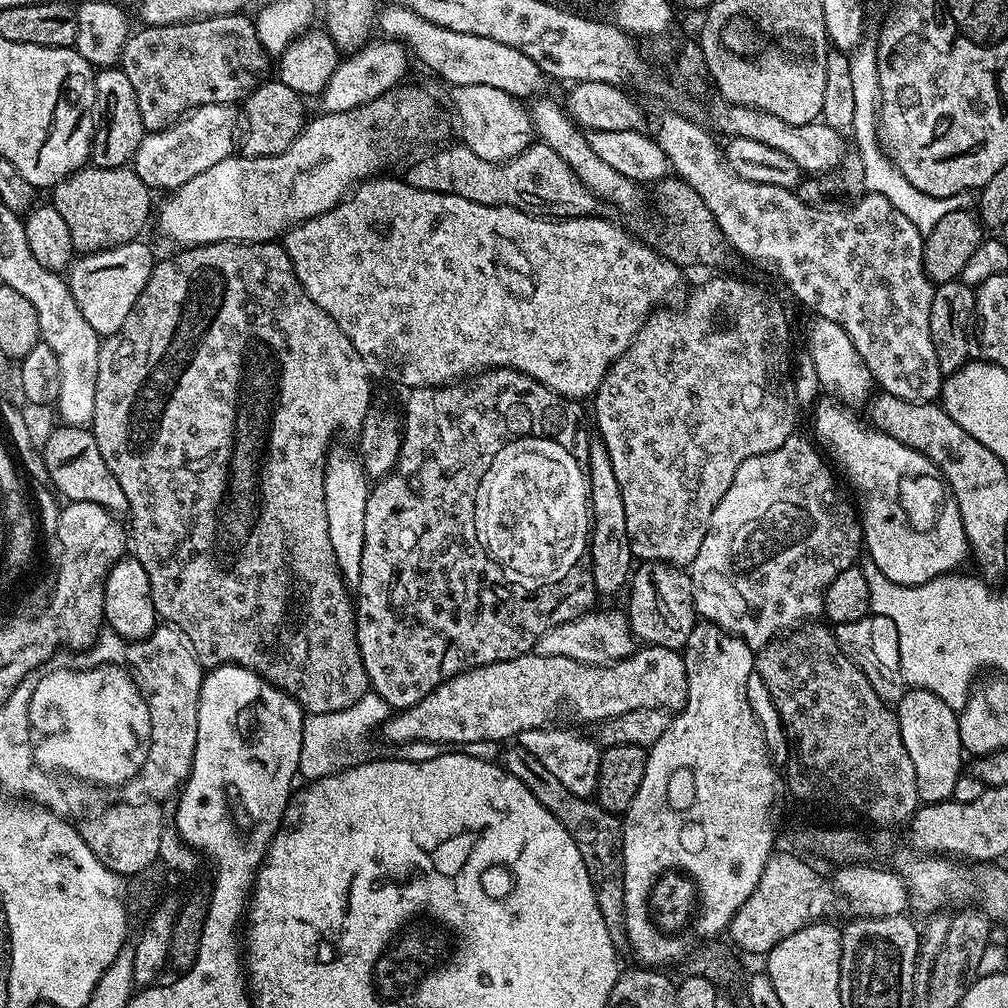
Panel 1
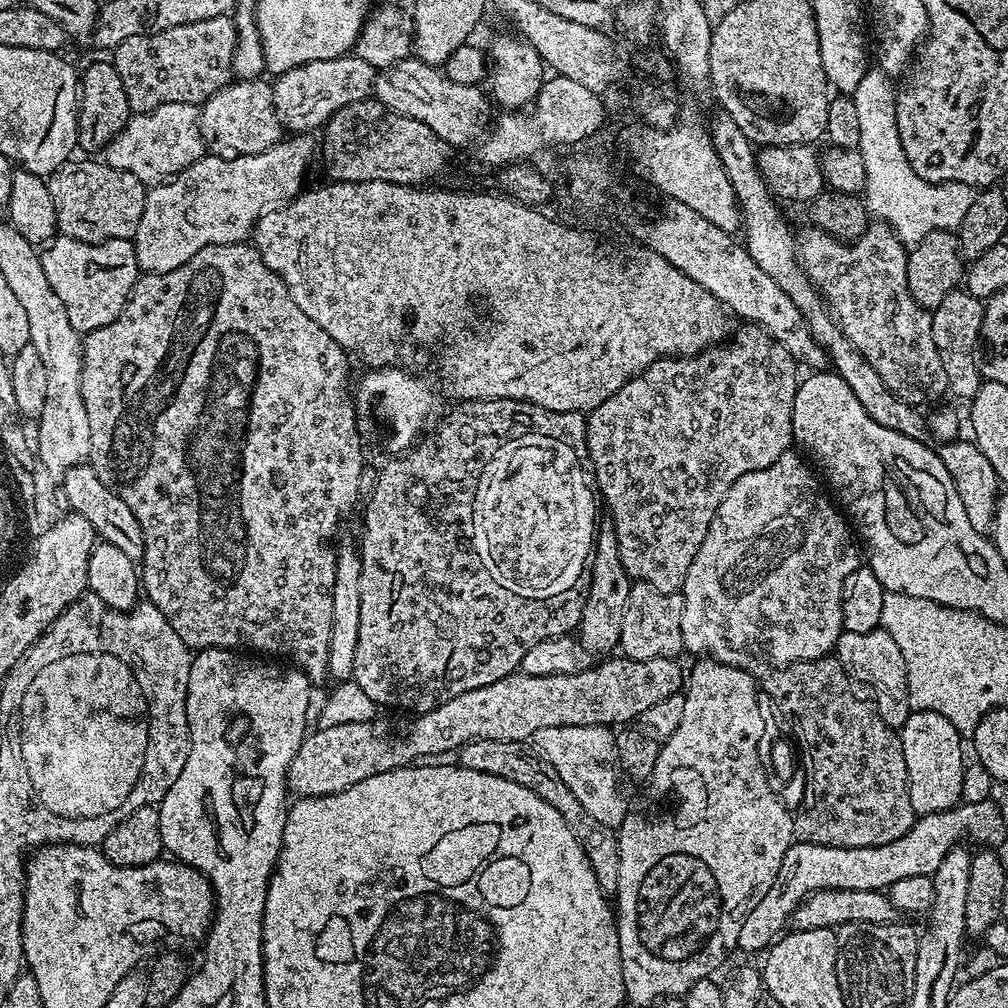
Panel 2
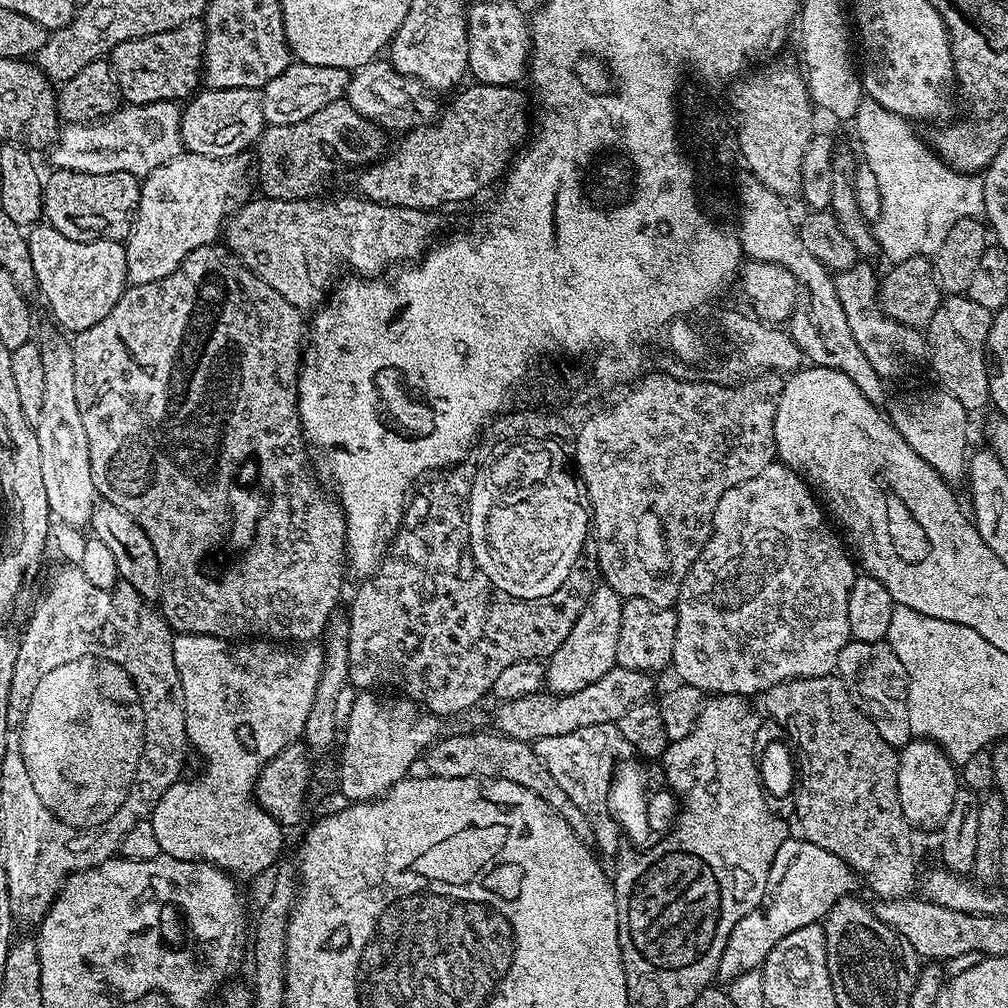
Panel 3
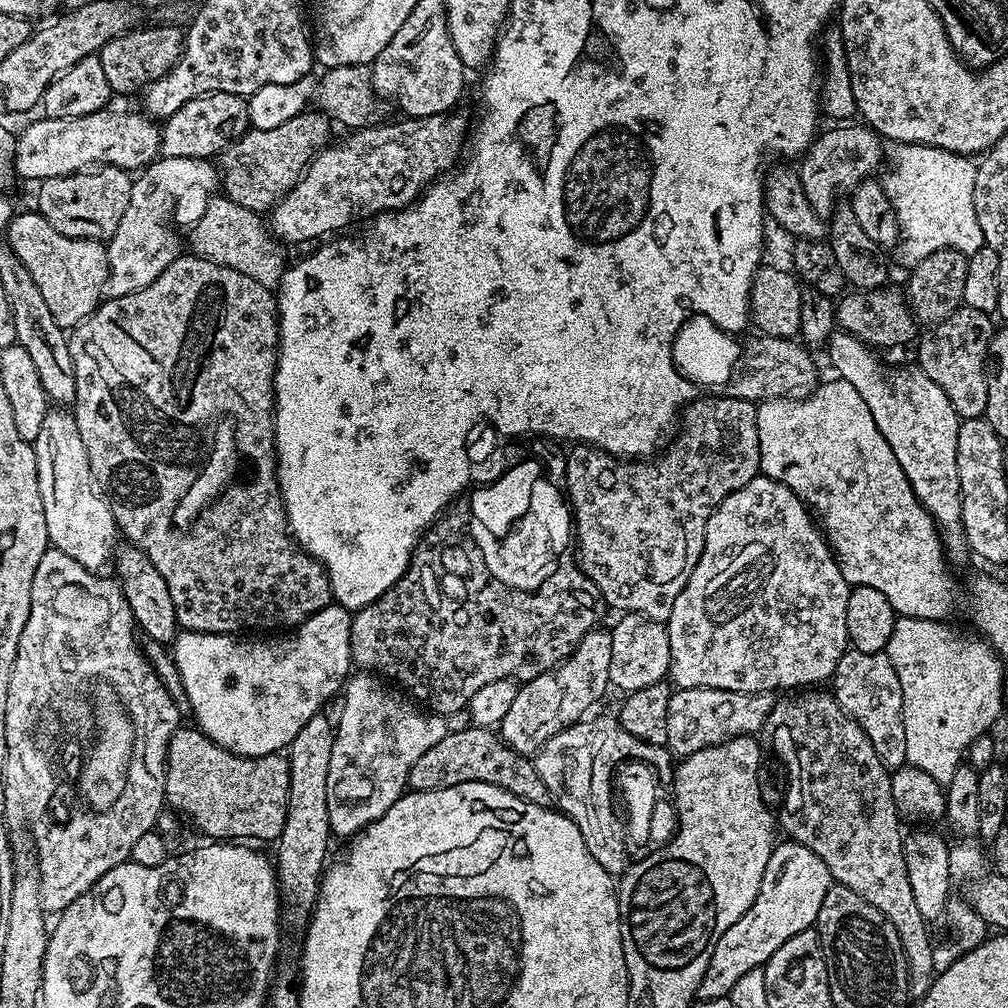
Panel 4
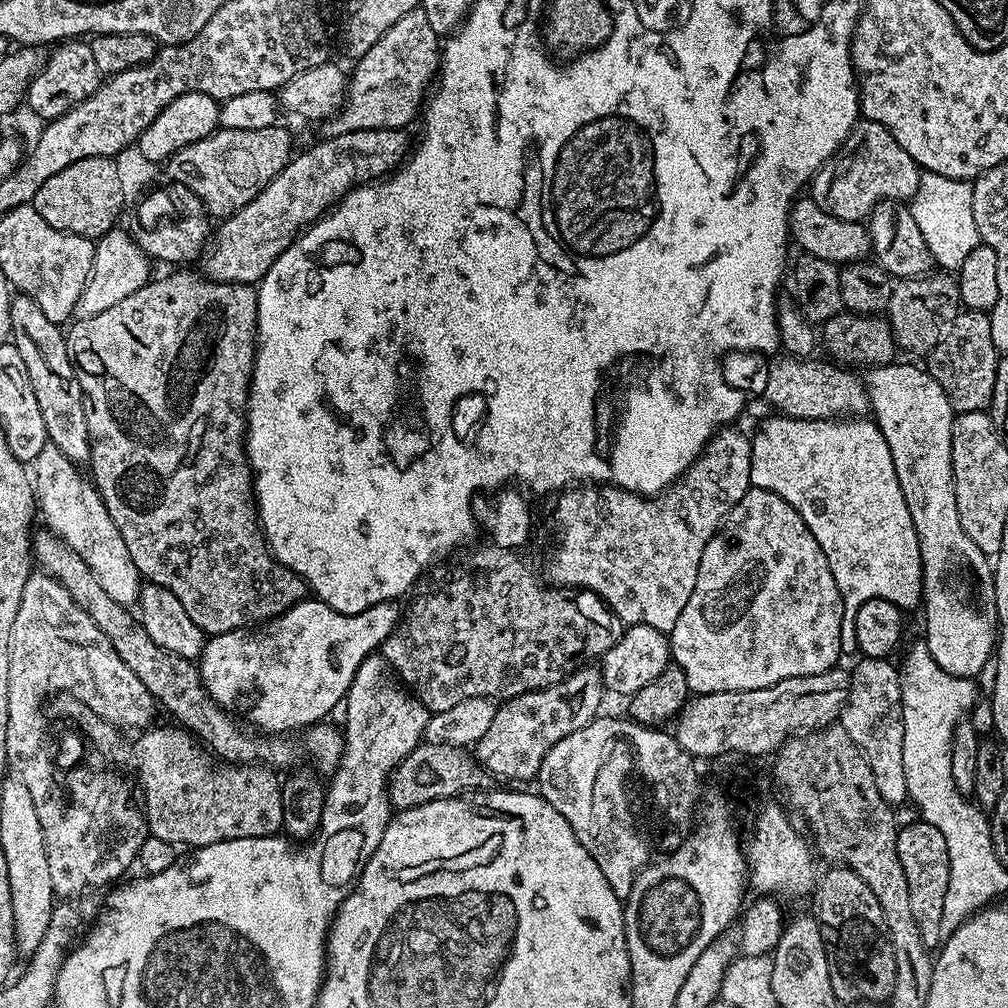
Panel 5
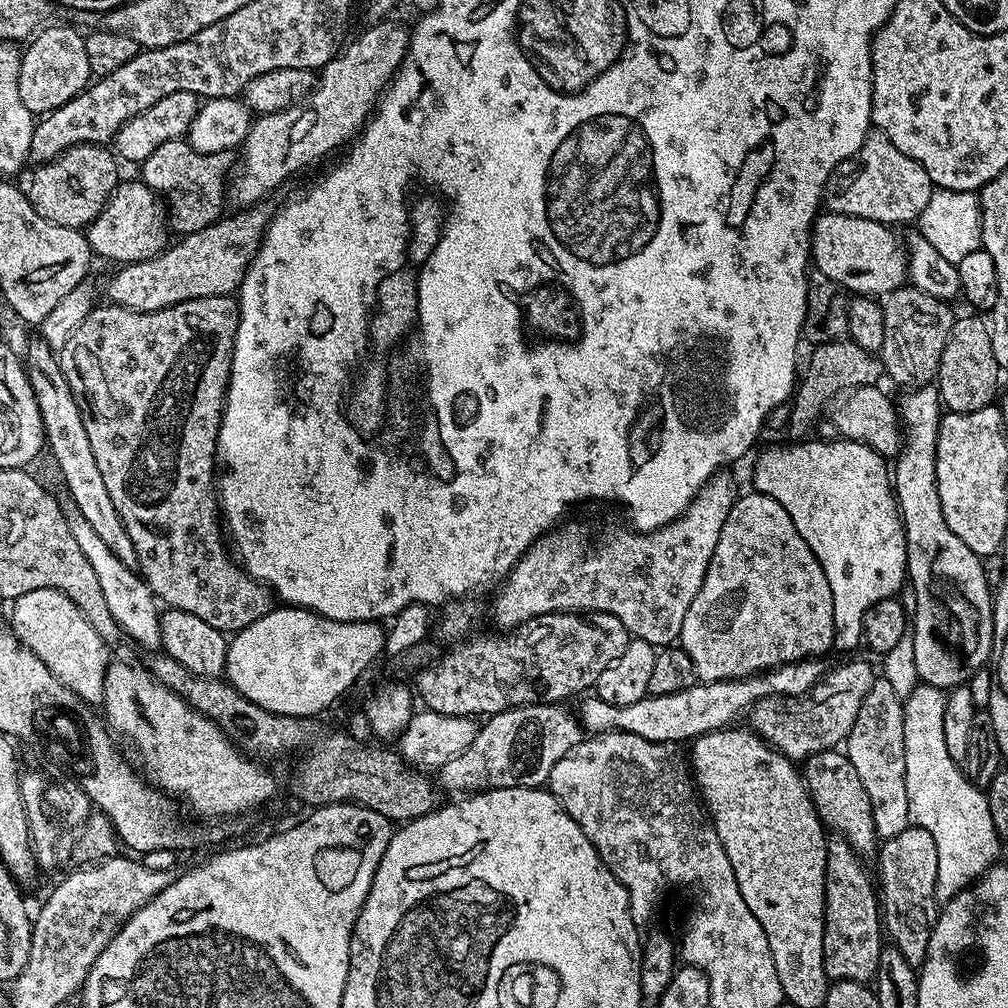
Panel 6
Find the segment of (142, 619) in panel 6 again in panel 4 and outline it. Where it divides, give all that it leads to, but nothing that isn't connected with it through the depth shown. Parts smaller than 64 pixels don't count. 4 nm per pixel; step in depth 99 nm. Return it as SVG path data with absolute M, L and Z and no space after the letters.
M60 406L49 410L46 418L42 418L42 430L38 430L34 447L49 545L62 550L62 554L70 554L74 562L82 562L91 572L99 573L113 559L118 547L118 529L111 503L92 477L90 458L82 434L78 434L75 415Z

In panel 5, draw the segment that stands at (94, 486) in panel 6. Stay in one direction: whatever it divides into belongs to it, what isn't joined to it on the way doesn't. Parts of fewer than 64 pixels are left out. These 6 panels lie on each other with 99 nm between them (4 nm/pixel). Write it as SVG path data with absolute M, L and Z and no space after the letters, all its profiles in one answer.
M16 294L10 302L10 326L10 342L18 350L18 354L22 354L22 362L26 362L26 374L30 374L34 398L38 398L38 407L42 409L49 443L60 449L77 466L87 465L91 456L89 428L84 414L84 391L76 377L76 368L72 365L68 341L61 325L50 322L50 318L42 314L42 306L38 306L34 298Z

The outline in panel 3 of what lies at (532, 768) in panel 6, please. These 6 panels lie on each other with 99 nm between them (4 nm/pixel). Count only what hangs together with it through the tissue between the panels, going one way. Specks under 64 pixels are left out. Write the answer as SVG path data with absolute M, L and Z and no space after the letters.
M600 582L593 587L591 598L578 614L570 634L566 634L566 642L547 657L544 672L547 691L557 696L569 696L598 682L602 674L617 667L618 630L622 626L623 605L624 600L609 584Z

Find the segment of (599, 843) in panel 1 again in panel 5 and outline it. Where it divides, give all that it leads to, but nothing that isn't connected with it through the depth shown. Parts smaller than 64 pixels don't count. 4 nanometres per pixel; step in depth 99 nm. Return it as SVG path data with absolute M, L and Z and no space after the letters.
M422 742L392 771L388 779L388 798L393 809L403 810L451 796L462 796L473 790L488 790L493 784L493 776L476 763L475 755L468 748Z

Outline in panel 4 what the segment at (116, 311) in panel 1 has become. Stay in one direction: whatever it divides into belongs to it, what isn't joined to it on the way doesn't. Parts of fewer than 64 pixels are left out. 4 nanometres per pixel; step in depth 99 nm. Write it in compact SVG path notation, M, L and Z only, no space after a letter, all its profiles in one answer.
M39 211L13 215L6 229L6 243L22 258L22 266L30 270L30 278L50 306L54 322L65 330L81 324L100 307L108 287L108 250L99 240L71 240L58 234Z

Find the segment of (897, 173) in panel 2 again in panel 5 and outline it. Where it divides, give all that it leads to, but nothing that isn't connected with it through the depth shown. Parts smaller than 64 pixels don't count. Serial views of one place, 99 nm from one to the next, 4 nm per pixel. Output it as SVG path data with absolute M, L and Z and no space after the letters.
M924 172L920 177L918 190L912 195L910 207L914 222L918 222L918 230L922 230L922 238L926 238L926 246L930 246L933 261L941 269L959 270L962 262L966 262L966 254L970 254L970 250L981 243L974 222L972 184L967 180Z

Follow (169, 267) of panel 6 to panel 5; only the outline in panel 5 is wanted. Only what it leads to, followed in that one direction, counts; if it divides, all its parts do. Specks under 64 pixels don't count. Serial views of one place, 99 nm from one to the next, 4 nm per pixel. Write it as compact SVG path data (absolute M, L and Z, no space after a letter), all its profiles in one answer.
M379 128L378 130L354 130L346 134L320 138L313 148L305 152L297 151L288 165L269 182L266 190L254 198L254 202L246 202L242 210L219 221L220 229L215 229L214 239L203 257L203 275L209 280L221 280L223 284L259 285L260 280L270 270L270 266L288 249L297 236L310 224L316 223L320 217L336 207L344 195L353 192L361 184L371 184L372 181L387 177L404 163L410 152L407 131L399 128Z

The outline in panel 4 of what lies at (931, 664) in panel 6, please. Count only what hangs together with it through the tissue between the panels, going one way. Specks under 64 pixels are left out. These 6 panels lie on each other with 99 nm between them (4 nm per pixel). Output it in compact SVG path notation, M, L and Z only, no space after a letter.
M843 330L833 331L826 351L837 377L850 382L873 415L874 426L890 442L890 450L894 450L920 505L940 529L951 563L962 563L970 556L968 539L964 537L958 478L958 430L962 417L952 407L950 398L918 366L892 366L882 362L875 357L873 349Z

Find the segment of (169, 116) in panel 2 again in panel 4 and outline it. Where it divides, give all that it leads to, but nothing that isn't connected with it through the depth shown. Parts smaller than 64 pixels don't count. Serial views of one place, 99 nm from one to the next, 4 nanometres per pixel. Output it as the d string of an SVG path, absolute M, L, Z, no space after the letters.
M105 110L86 114L85 116L75 116L74 118L39 118L33 124L28 124L16 138L16 157L14 166L17 177L21 181L49 180L59 176L69 176L75 172L82 172L91 169L93 166L107 166L110 168L122 168L125 170L142 170L153 160L160 156L160 129L161 125L153 117L147 114L131 116L128 112L112 112Z

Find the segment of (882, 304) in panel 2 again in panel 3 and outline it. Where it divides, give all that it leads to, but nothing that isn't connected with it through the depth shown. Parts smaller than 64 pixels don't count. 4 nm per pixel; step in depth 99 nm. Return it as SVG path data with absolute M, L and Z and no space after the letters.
M858 262L845 272L835 273L836 293L846 310L846 322L854 334L854 342L862 346L862 354L870 358L870 366L878 370L885 381L891 382L904 376L920 359L926 356L926 336L921 329L900 324L884 315L878 299L878 272L871 268L871 263Z

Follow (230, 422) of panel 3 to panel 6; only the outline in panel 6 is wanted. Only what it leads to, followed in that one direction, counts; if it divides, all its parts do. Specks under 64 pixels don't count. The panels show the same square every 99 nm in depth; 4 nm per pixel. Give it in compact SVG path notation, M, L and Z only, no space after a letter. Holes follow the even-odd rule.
M232 296L190 298L186 302L178 302L174 306L153 312L135 312L129 308L117 308L115 306L100 307L93 307L89 316L78 326L78 330L74 330L74 334L70 334L64 347L59 349L58 359L62 366L62 374L66 376L66 382L76 386L74 390L78 390L82 394L84 392L94 394L88 398L94 408L118 410L118 412L110 412L112 416L81 416L81 420L90 440L90 448L97 462L97 468L106 484L107 493L111 501L114 502L114 509L117 510L122 526L125 528L126 534L130 536L130 542L133 543L134 550L137 552L139 575L144 577L144 581L150 586L150 590L157 601L163 602L170 608L186 610L186 614L194 614L194 618L202 618L202 622L214 626L219 632L234 634L238 630L250 626L250 622L258 622L258 618L262 618L262 614L266 614L274 607L272 589L255 580L230 555L229 549L226 547L225 537L222 535L222 520L218 515L218 492L214 487L214 473L218 468L216 435L220 429L220 414L224 410L224 395L228 393L228 375L230 375L230 366L232 365L232 339L236 333L238 315L237 301ZM120 376L128 378L128 382L132 384L130 386L132 390L120 392L118 384L100 386L102 380L104 382L116 382Z

